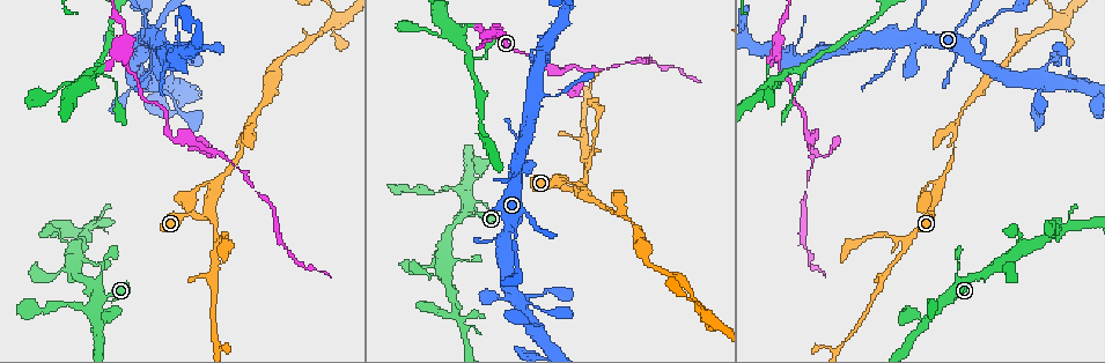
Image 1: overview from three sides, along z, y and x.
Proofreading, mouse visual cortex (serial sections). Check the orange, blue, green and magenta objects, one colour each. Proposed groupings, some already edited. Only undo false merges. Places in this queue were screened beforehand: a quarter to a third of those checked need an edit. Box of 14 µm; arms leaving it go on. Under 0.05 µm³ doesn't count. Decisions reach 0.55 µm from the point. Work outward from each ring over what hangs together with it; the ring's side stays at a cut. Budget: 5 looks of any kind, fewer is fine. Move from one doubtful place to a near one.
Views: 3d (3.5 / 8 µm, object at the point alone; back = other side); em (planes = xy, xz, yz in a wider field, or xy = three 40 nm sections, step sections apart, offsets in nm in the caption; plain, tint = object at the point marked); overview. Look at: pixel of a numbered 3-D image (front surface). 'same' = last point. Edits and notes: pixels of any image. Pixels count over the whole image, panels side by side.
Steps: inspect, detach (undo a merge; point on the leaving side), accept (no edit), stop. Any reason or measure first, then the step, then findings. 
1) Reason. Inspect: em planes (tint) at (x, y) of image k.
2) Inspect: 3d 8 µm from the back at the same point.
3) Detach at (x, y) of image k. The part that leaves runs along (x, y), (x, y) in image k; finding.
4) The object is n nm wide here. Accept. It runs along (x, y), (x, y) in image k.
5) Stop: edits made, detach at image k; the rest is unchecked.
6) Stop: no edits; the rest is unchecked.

A fork. Inspect: 3d 3.5 µm at (909, 240) of image 1.

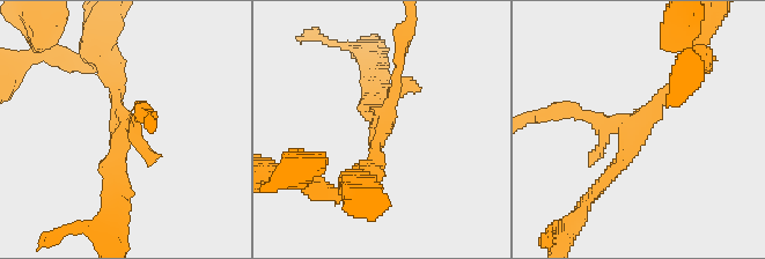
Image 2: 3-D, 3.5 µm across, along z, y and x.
Inspect: em xy step 2 (plain) at (380, 133) of image 2.

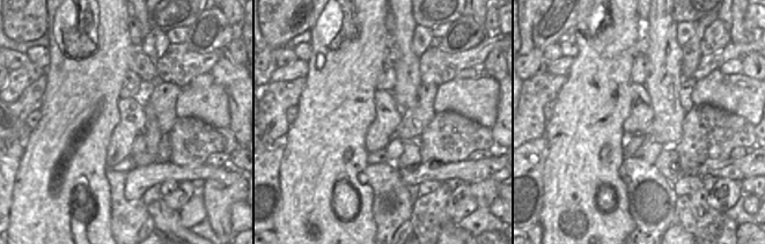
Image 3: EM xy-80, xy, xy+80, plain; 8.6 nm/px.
Inspect: em xy step 2 (tint) at the same point.

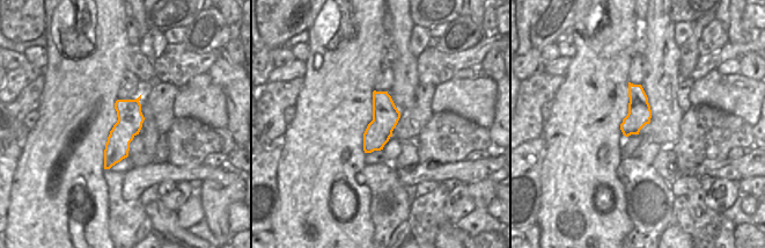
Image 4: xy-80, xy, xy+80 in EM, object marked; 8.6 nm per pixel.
Accept. It runs along (691, 65), (596, 190) in image 2; one cell here.

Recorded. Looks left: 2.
Three-way junction. Inspect: 3d 3.5 µm at (582, 70) of image 1.

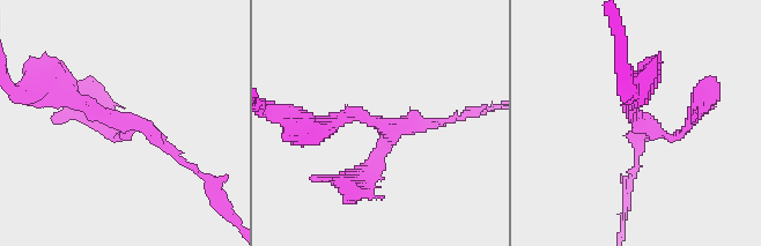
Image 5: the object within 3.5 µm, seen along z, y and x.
Inspect: em xy step 1 (tint) at (386, 129) of image 5.

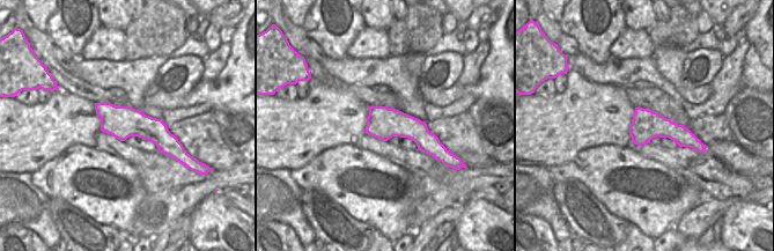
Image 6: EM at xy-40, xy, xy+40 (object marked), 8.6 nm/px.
The object is 280 nm wide here. Accept. It runs along (97, 105), (152, 128), (178, 155) in image 6; continuous, no second cell.

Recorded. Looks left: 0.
Stop: no edits; the rest is unchecked.

